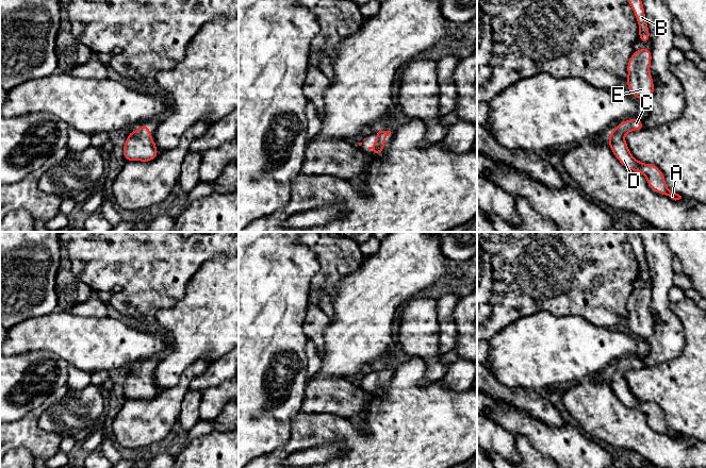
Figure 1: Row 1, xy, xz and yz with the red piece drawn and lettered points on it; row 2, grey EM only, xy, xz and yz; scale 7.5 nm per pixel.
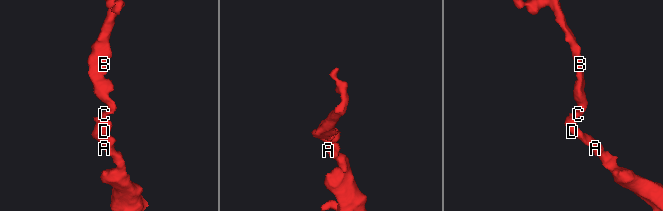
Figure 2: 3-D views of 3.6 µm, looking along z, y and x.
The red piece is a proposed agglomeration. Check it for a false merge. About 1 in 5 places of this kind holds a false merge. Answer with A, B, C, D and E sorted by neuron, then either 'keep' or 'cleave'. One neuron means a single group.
groups A B C D E; keep

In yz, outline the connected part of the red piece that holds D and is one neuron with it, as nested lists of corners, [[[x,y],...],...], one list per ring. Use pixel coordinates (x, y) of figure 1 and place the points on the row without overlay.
[[[633,356],[624,361],[618,361],[615,368],[609,371],[608,383],[619,400],[630,408],[640,411],[645,414],[648,424],[673,438],[682,437],[682,434],[671,430],[667,423],[662,410],[655,403],[645,402],[637,399],[630,391],[628,384],[624,378],[624,373],[631,369],[643,368],[642,358]]]

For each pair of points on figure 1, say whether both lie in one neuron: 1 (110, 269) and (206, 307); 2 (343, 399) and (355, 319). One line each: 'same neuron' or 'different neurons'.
1: different neurons
2: different neurons

